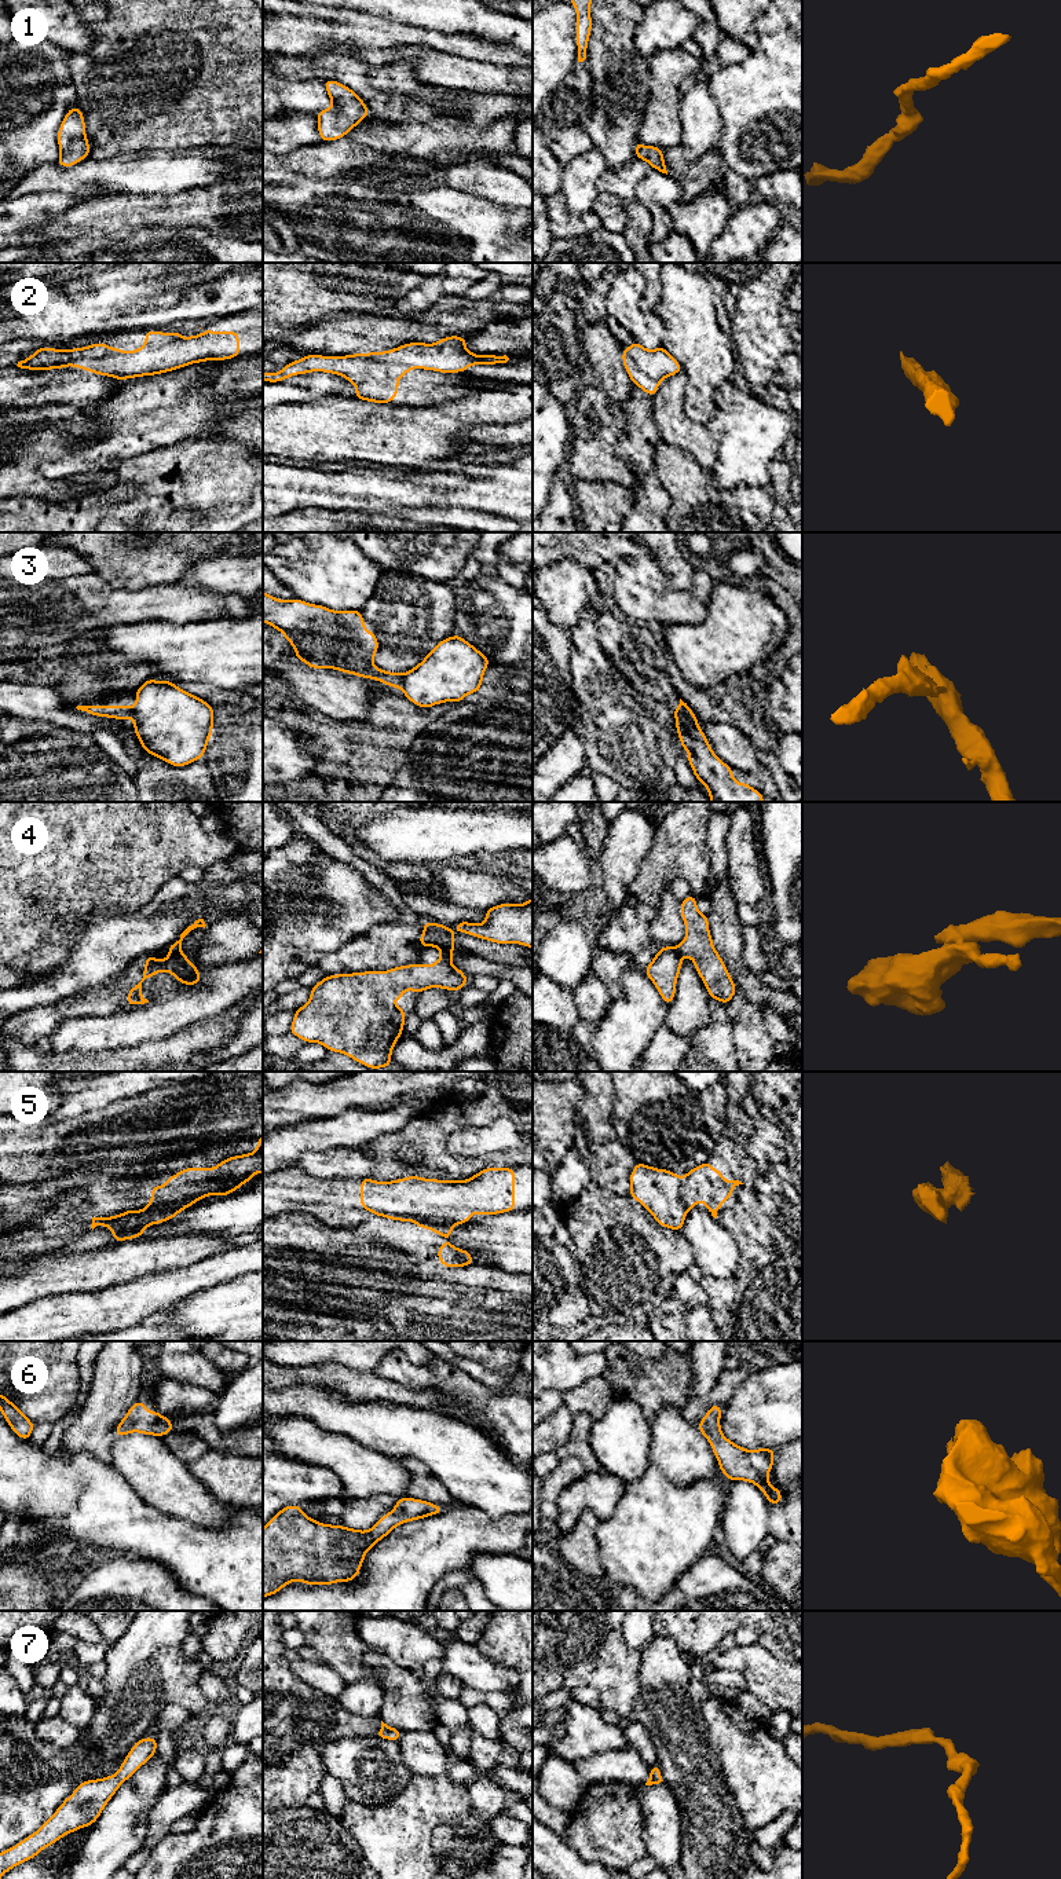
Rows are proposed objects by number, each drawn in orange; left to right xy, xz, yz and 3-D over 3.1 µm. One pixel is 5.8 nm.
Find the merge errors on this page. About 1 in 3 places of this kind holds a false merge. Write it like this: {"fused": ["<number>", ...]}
{"fused": ["3", "4", "5"]}

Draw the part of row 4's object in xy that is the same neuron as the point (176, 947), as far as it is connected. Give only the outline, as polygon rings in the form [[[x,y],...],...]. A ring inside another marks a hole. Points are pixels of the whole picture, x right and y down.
[[[198,919],[198,920],[195,920],[191,926],[189,926],[182,934],[180,934],[180,940],[179,941],[176,941],[176,942],[173,942],[173,944],[171,944],[169,946],[168,946],[168,951],[169,951],[169,953],[178,953],[178,952],[180,952],[182,951],[182,941],[183,941],[183,938],[191,931],[191,930],[194,930],[194,928],[197,928],[197,927],[204,927],[205,928],[205,922],[204,922],[204,919]]]

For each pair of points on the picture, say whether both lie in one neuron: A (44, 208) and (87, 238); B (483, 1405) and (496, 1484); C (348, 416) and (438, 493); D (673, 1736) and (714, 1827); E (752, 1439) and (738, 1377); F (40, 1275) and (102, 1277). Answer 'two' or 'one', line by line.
A: two
B: two
C: two
D: one
E: two
F: one

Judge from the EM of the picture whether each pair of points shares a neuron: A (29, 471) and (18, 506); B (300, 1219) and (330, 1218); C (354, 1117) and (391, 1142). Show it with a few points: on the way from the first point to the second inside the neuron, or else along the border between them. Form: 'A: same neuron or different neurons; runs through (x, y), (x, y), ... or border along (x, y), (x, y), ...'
A: different neurons; border along (14, 497), (41, 497), (52, 502)
B: different neurons; border along (282, 1213), (307, 1213), (335, 1227)
C: different neurons; border along (410, 1121), (395, 1131), (380, 1134), (373, 1139)

